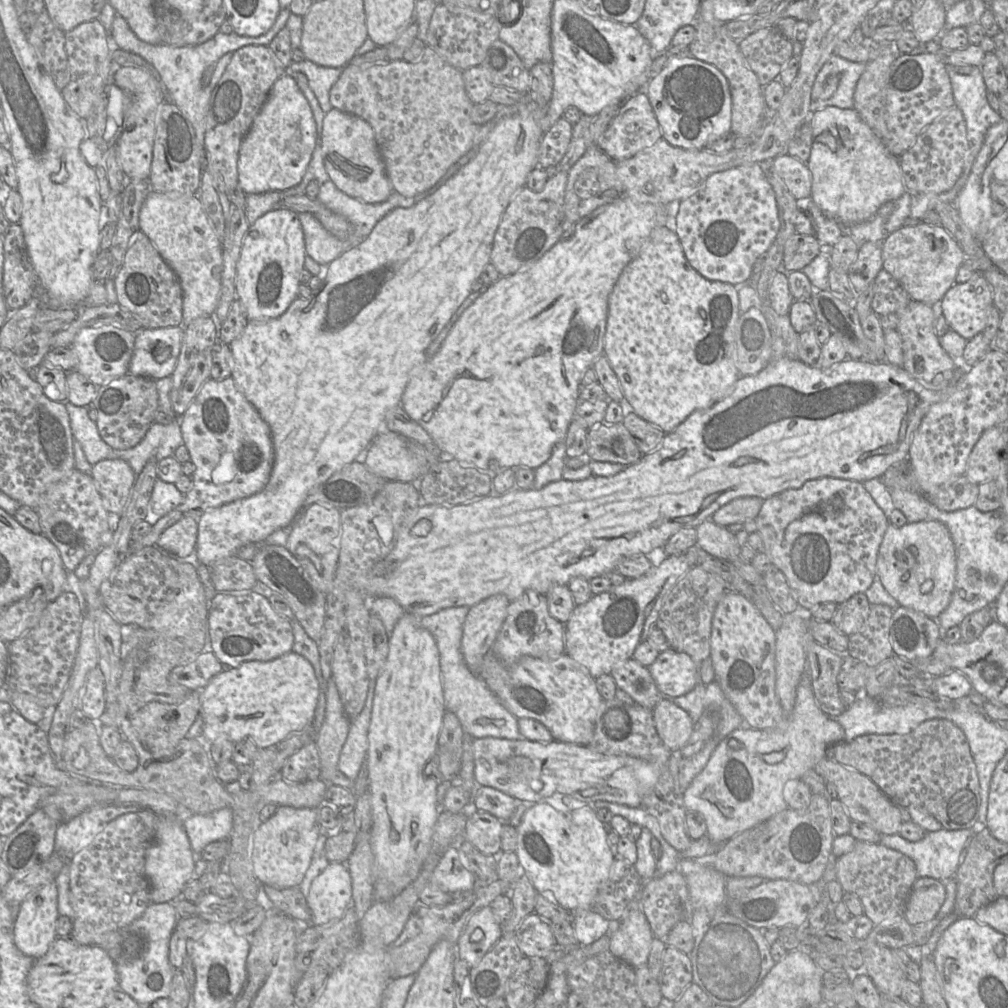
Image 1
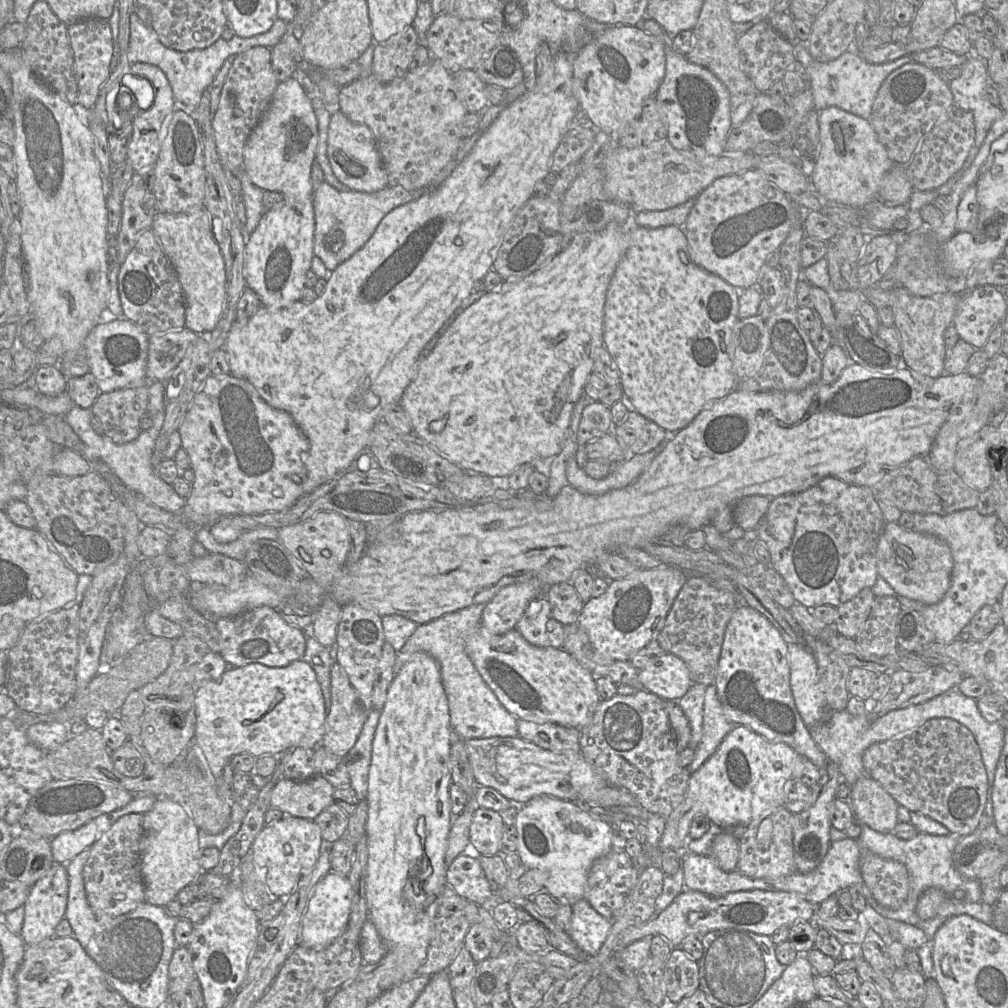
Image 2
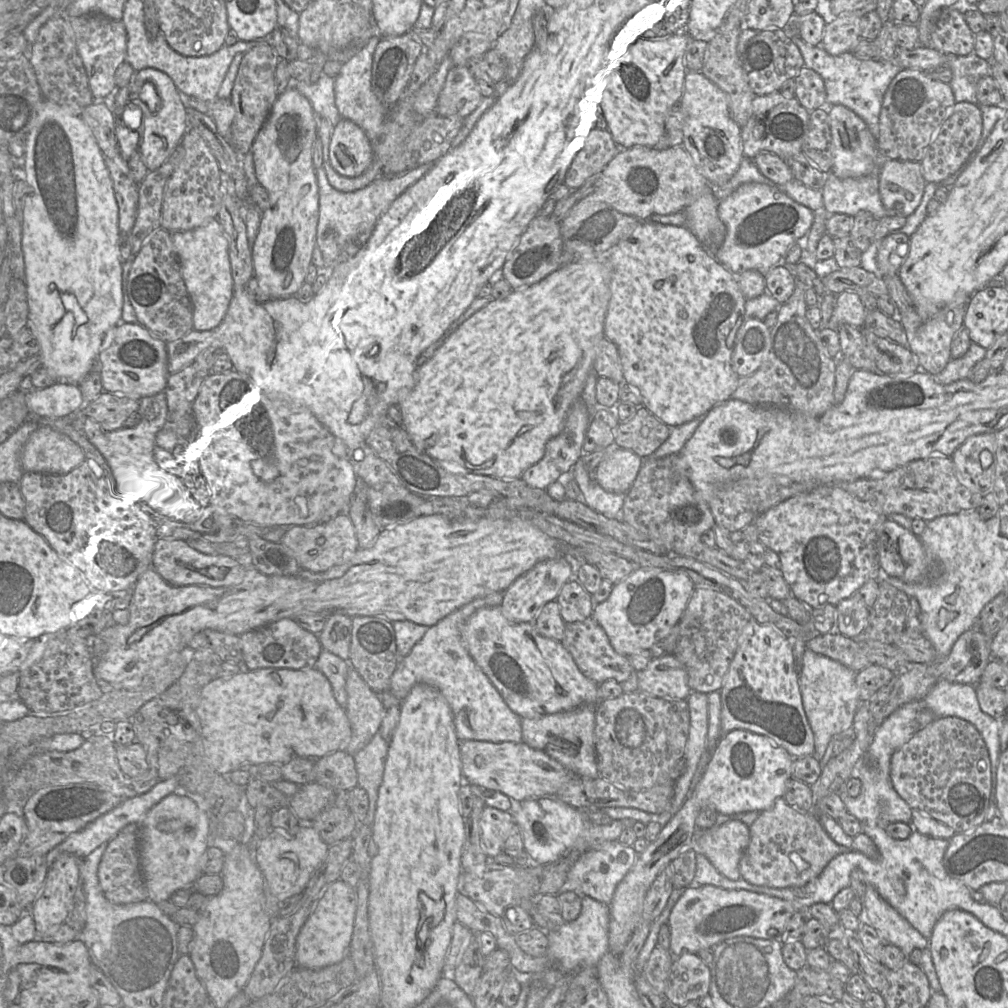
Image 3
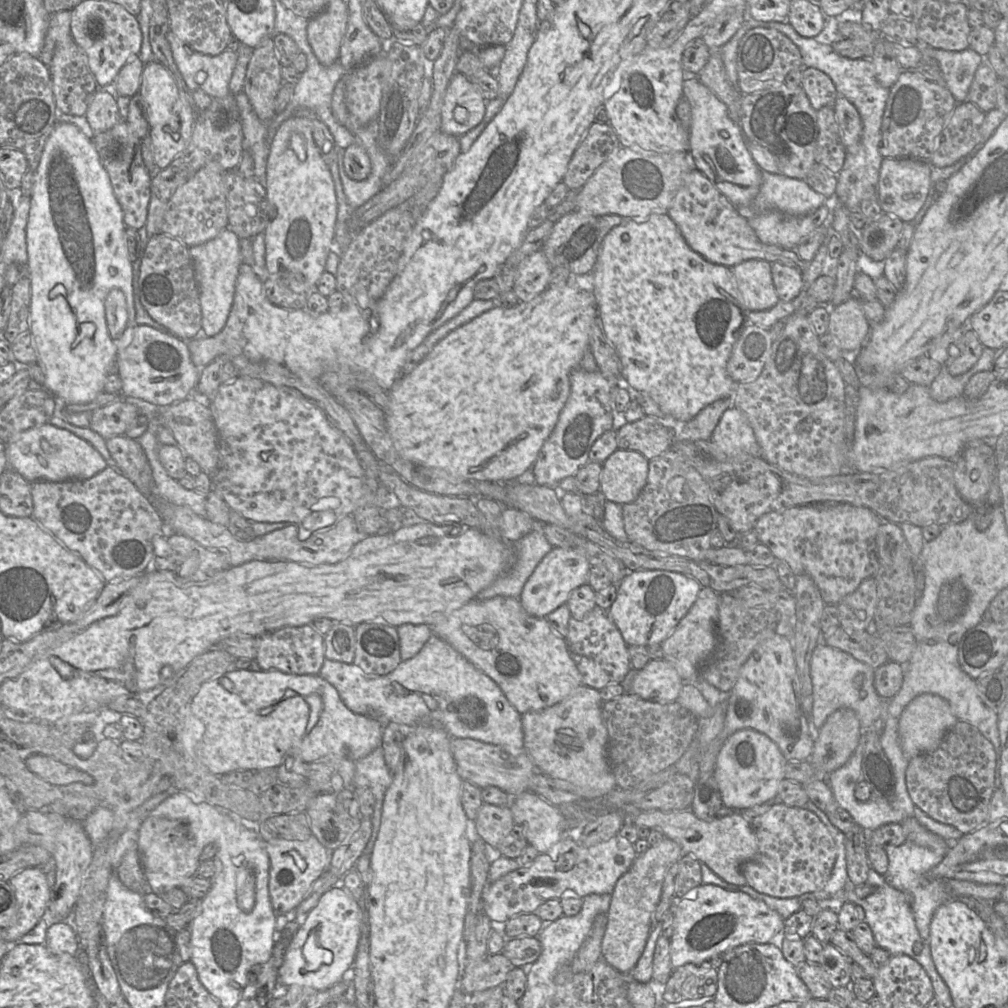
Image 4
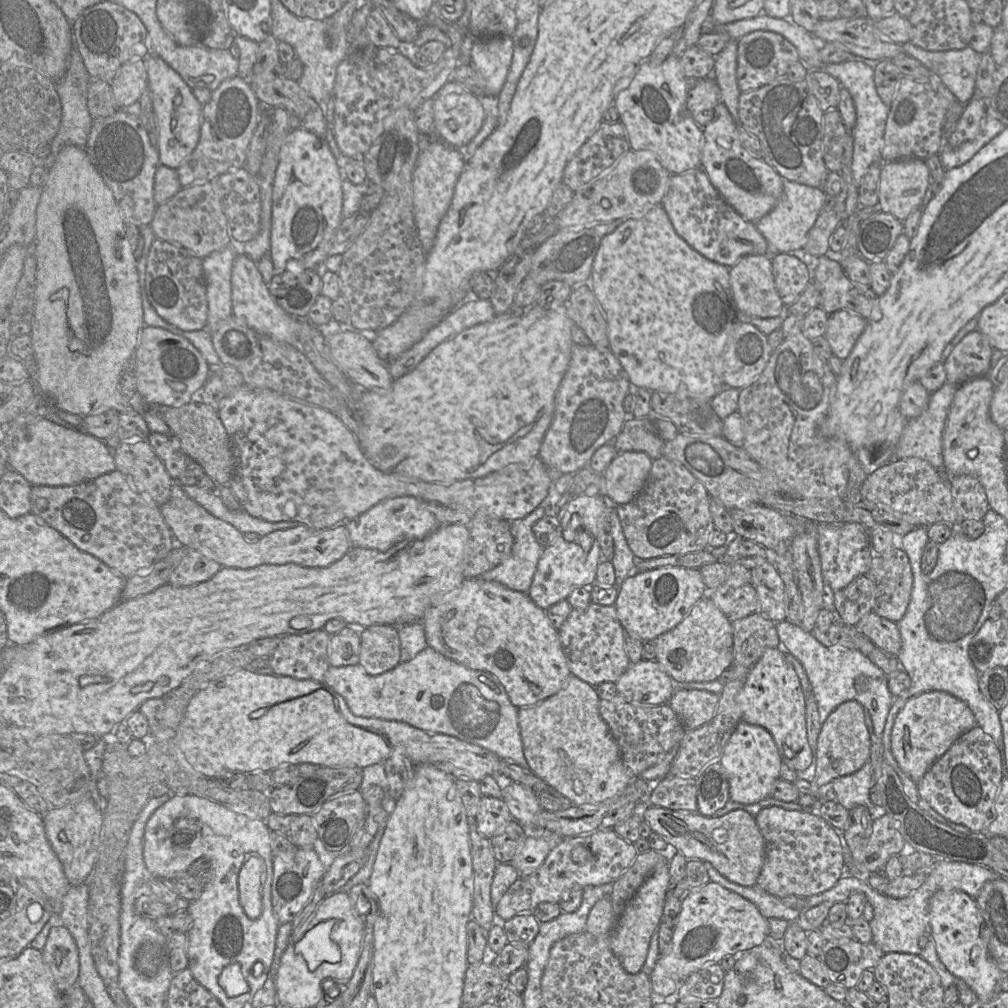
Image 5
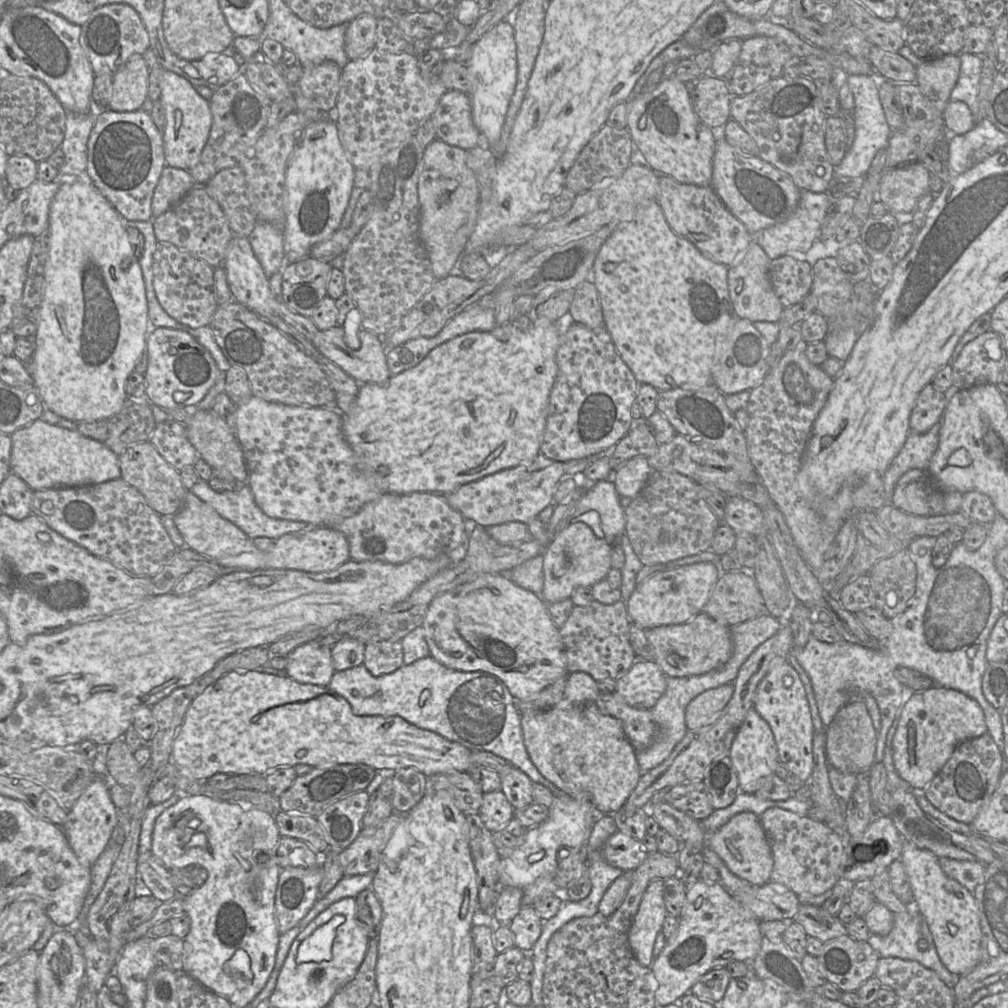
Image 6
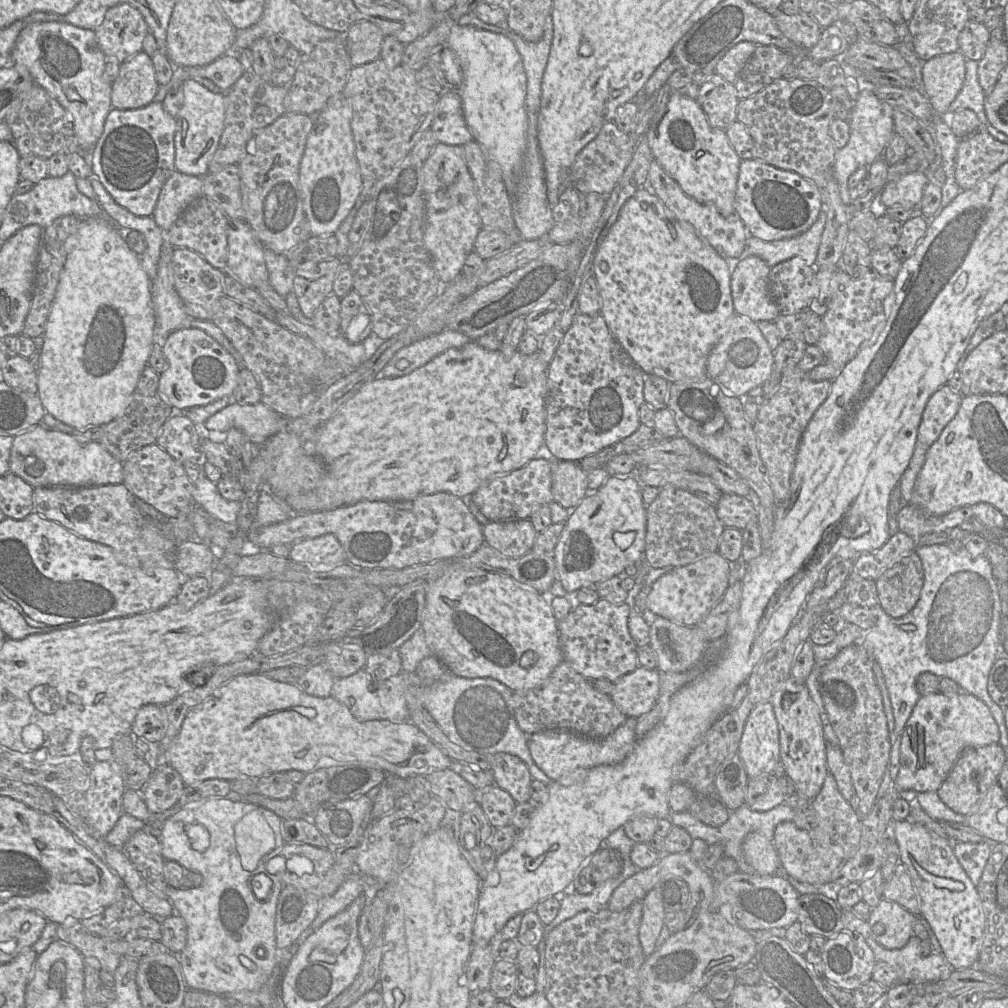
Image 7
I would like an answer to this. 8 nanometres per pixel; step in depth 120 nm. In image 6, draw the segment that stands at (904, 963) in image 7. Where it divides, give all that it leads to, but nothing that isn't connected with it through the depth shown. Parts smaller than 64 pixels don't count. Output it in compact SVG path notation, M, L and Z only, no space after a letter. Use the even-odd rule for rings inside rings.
M907 905L905 912L893 913L893 927L889 934L881 936L871 933L867 942L880 957L896 957L917 961L933 970L937 976L951 989L959 980L959 976L950 972L941 962L936 948L928 942L925 950L917 947L921 937L920 924L922 914L915 905Z

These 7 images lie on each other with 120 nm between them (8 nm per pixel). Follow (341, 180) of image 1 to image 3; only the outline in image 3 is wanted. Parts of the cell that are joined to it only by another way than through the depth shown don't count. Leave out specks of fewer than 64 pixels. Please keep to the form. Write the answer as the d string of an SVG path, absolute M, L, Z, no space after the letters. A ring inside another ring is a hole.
M342 118L331 137L330 159L339 175L357 178L372 166L375 154L365 132L354 122Z

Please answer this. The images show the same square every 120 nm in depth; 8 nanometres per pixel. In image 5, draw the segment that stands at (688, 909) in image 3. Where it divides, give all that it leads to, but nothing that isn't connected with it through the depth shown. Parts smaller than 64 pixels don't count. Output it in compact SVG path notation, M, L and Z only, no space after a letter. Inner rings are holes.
M710 881L688 891L681 902L672 941L650 975L652 991L664 997L673 994L691 973L708 964L719 963L727 955L739 956L761 945L769 935L769 919L753 903L718 883Z

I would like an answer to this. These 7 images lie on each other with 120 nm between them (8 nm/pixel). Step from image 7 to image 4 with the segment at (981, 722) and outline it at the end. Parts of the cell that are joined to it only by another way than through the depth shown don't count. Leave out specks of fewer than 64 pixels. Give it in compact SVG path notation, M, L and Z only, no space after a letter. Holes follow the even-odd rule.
M932 693L917 696L903 710L898 724L900 745L906 758L911 760L937 749L946 733L958 721L949 703L941 696Z

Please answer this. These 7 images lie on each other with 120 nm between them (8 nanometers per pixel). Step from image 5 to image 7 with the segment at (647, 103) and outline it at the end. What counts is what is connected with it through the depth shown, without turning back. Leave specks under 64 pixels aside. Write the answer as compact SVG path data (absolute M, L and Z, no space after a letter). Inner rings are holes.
M673 91L667 111L650 143L653 158L698 202L710 204L724 217L735 215L735 196L741 159L732 148L726 131L713 127L701 106L679 91Z

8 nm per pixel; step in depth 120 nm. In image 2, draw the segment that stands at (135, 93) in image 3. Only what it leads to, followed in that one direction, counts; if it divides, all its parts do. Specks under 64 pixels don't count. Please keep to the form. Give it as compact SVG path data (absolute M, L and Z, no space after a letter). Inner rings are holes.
M138 62L130 65L130 72L136 77L147 79L154 91L151 105L148 108L139 109L133 118L132 135L127 145L127 161L131 163L134 171L146 171L153 169L157 161L168 124L168 116L174 110L176 100L165 73L157 66Z

